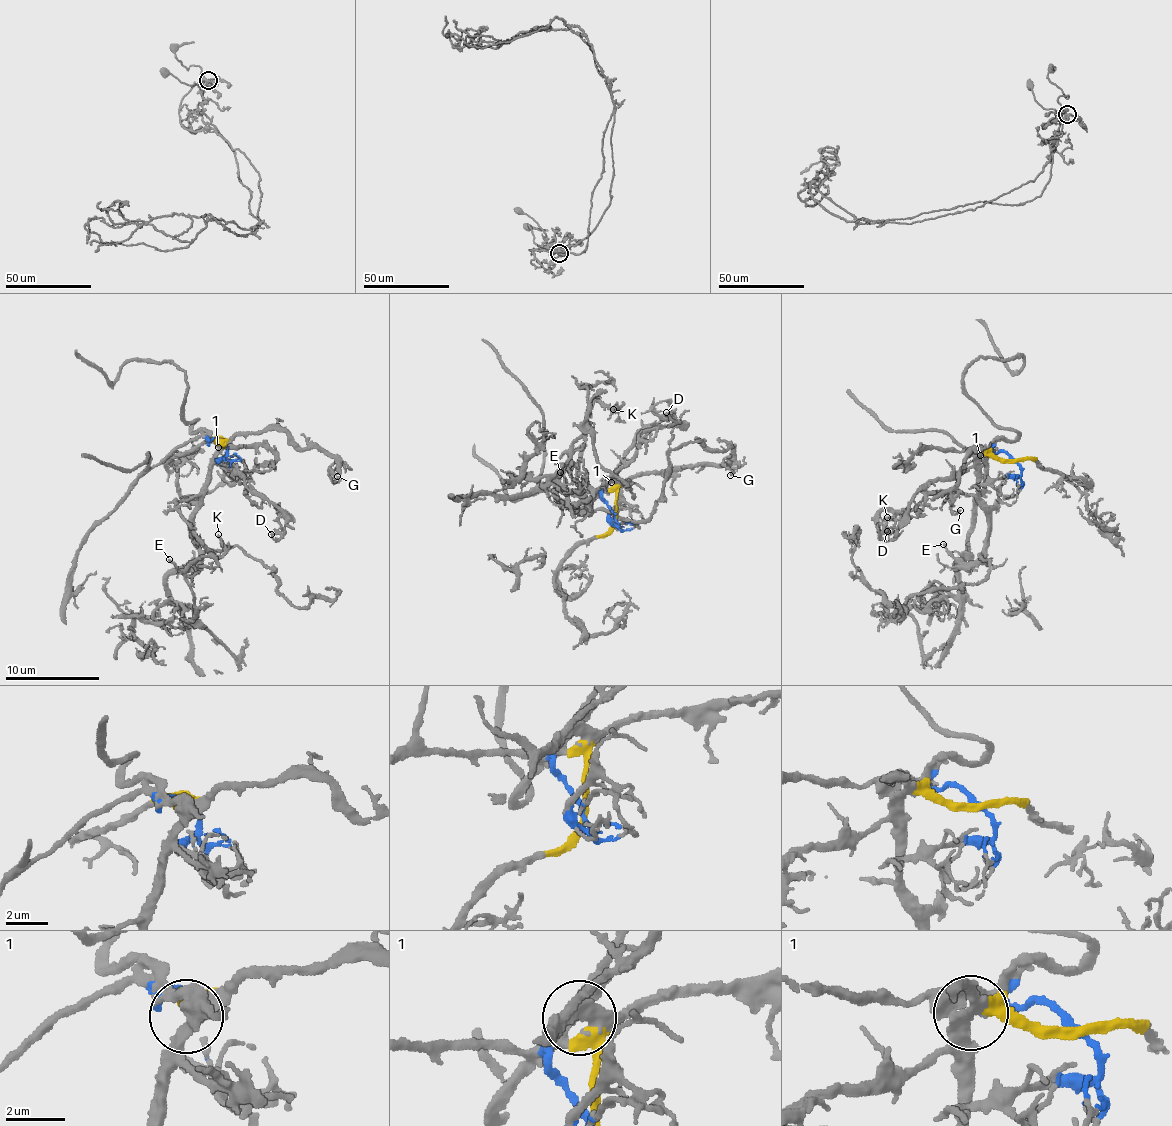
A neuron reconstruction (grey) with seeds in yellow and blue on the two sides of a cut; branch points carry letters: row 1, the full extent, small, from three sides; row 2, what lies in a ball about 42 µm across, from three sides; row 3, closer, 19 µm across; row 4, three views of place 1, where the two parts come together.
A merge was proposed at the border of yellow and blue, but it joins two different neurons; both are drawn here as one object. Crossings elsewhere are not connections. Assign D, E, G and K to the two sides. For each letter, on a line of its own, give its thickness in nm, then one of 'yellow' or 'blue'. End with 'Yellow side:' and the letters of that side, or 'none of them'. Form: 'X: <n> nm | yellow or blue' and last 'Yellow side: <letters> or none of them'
D: 150 nm | yellow
E: 170 nm | yellow
G: 170 nm | yellow
K: 150 nm | yellow
Yellow side: D, E, G, K

